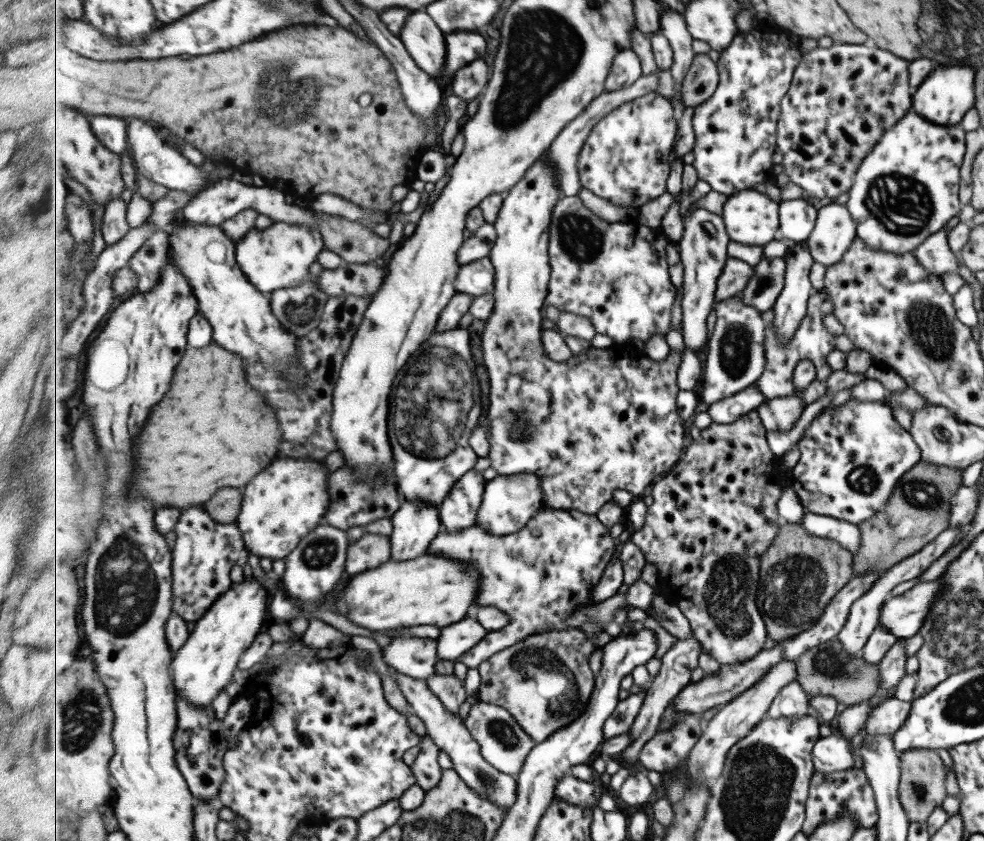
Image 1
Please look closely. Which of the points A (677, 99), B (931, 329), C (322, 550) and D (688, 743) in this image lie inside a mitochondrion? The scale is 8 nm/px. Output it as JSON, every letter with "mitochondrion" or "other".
{"A":"other","B":"mitochondrion","C":"mitochondrion","D":"other"}

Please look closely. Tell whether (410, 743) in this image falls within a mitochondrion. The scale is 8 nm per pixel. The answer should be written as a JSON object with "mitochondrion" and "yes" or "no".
{"mitochondrion":"no"}

